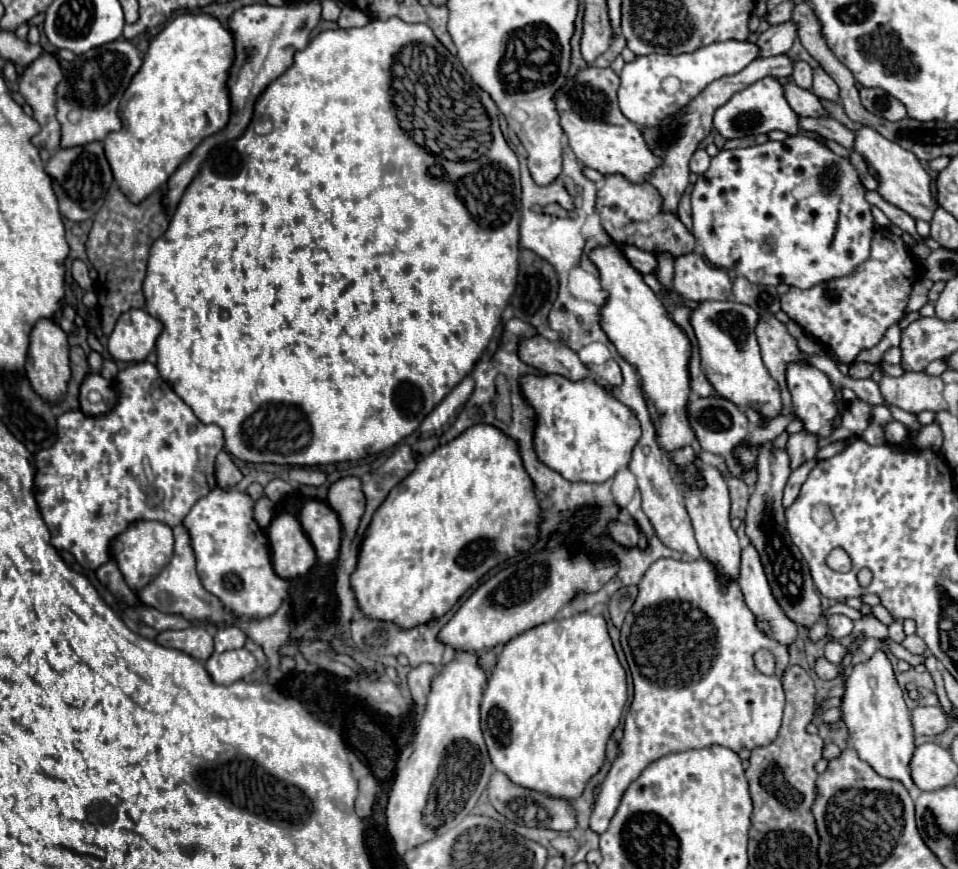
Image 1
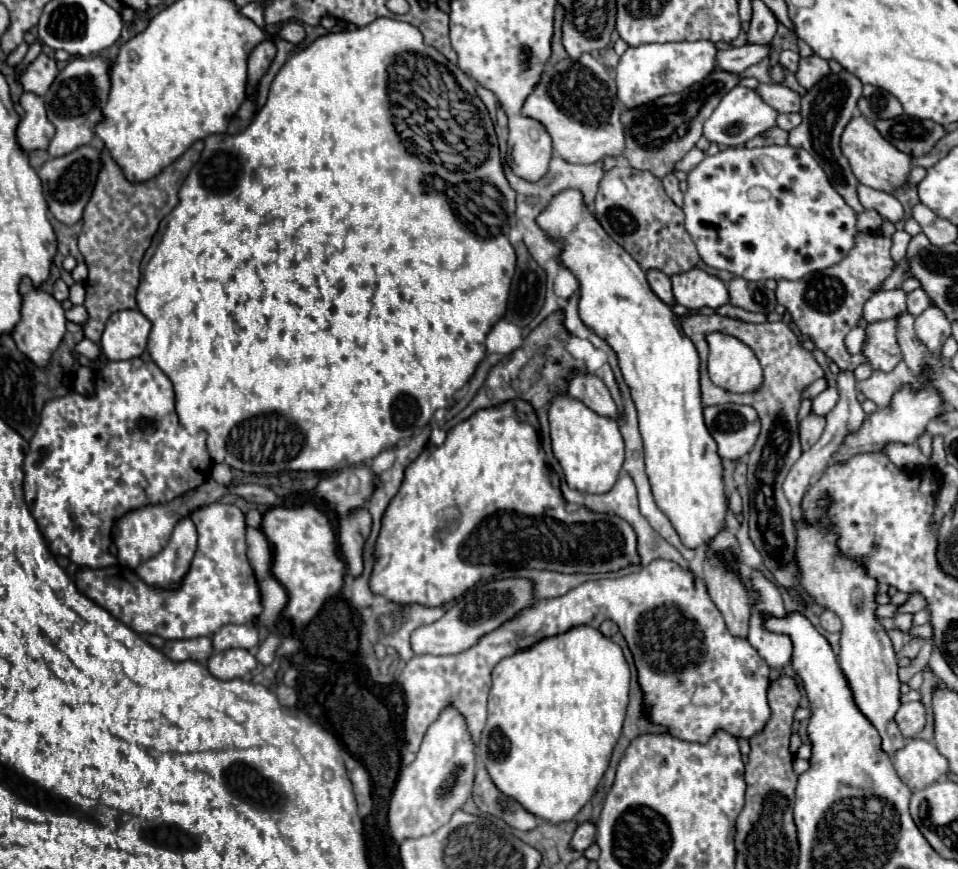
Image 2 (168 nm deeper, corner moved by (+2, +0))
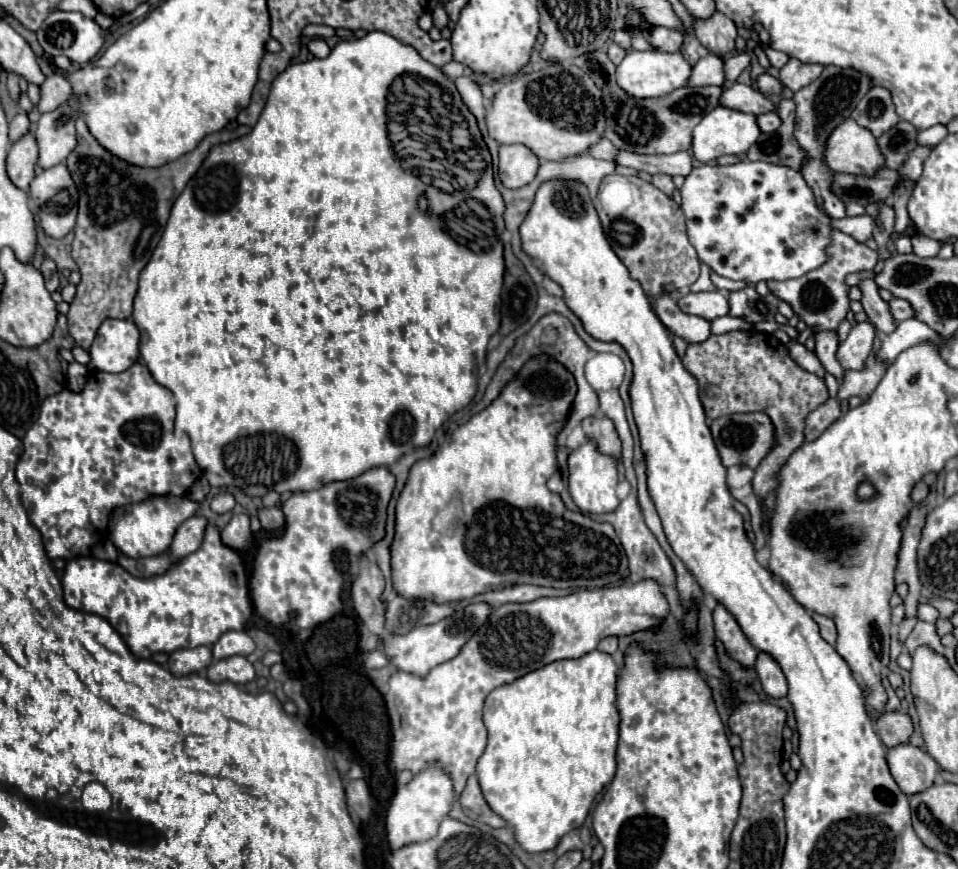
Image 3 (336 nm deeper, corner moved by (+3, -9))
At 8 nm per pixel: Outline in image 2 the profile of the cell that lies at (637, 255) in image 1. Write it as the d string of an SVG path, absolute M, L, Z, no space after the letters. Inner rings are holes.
M656 269L648 271L646 277L648 277L648 283L650 283L652 291L654 291L666 305L672 307L676 301L674 301L674 295L672 295L672 283L670 283L670 277L664 275L662 271L656 271Z

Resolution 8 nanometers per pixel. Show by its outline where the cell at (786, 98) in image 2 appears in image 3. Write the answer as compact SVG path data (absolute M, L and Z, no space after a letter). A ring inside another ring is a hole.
M735 82L731 88L723 90L723 98L721 104L733 110L743 110L743 112L751 112L751 114L767 114L767 112L777 112L777 106L757 88L749 86L749 84L741 84Z

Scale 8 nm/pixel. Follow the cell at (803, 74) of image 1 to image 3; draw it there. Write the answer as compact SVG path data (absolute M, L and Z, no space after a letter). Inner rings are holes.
M765 46L765 54L767 54L771 66L777 68L777 70L783 68L783 66L789 62L789 56L787 56L787 54L783 54L783 52L779 52L779 50L773 50L773 48L769 48L769 46Z

